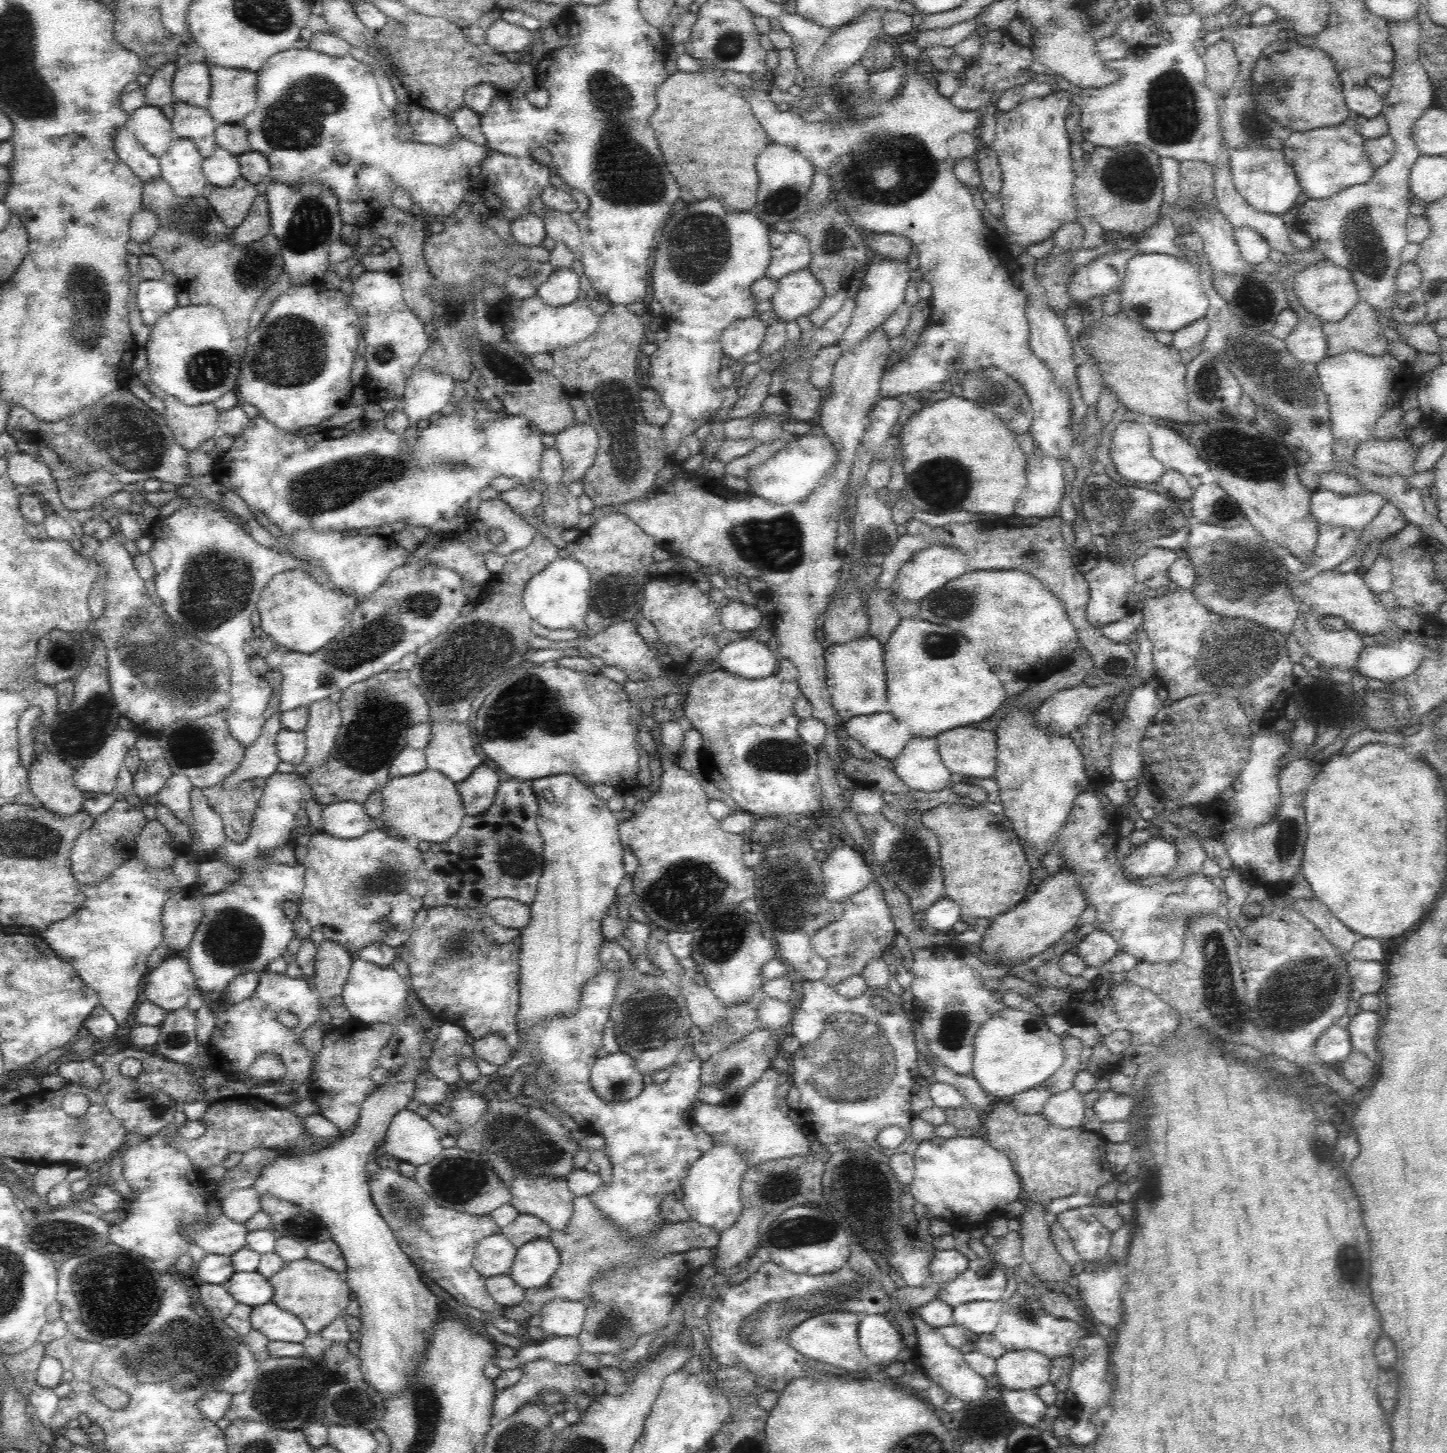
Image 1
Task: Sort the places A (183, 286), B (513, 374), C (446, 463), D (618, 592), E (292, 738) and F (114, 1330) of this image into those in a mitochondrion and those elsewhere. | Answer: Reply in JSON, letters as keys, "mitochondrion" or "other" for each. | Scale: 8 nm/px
{"A":"other","B":"mitochondrion","C":"mitochondrion","D":"mitochondrion","E":"other","F":"mitochondrion"}

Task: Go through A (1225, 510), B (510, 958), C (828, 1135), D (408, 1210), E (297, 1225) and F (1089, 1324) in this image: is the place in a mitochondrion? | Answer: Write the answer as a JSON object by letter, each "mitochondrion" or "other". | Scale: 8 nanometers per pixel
{"A":"mitochondrion","B":"other","C":"other","D":"mitochondrion","E":"mitochondrion","F":"other"}

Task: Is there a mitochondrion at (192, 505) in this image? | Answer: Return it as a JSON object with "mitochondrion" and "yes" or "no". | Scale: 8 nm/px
{"mitochondrion":"no"}

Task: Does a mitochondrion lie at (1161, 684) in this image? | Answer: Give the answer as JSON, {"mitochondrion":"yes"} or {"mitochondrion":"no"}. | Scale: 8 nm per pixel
{"mitochondrion":"no"}

